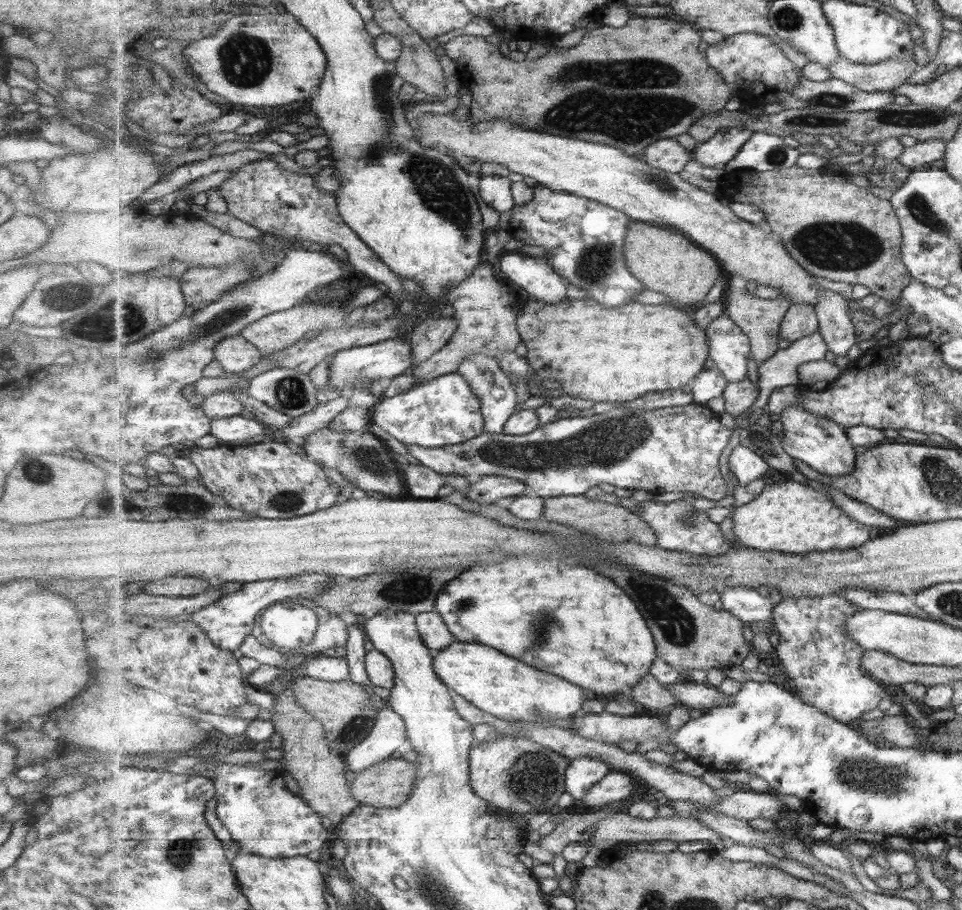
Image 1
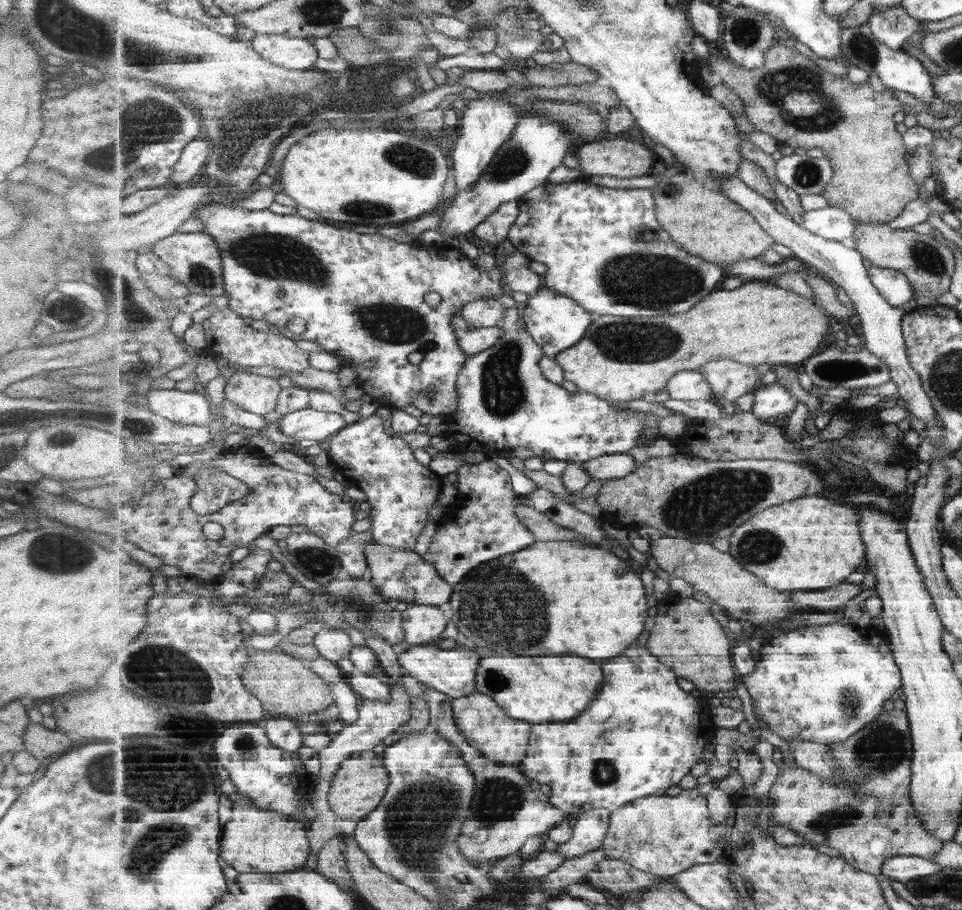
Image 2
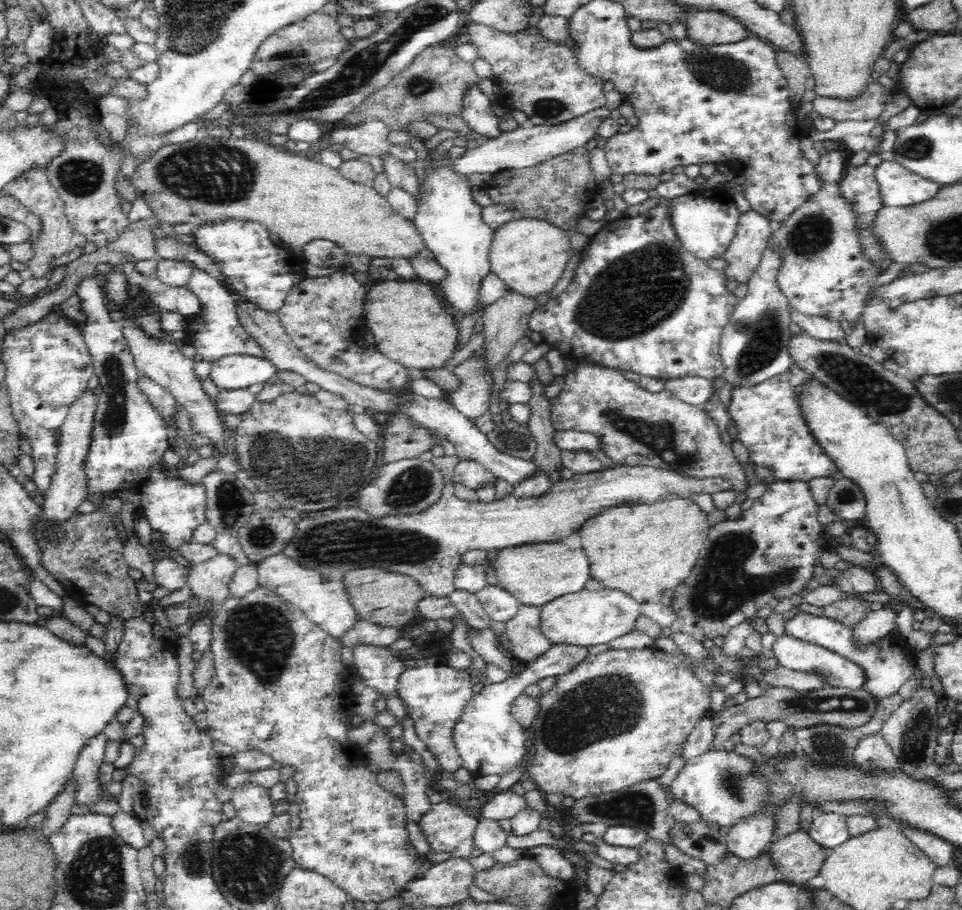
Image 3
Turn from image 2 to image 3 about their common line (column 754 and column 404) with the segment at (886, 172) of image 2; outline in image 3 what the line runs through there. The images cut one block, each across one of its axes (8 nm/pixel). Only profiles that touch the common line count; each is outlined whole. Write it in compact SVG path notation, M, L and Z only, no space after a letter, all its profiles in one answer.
M449 42L426 48L408 68L394 76L386 86L365 98L343 119L355 125L369 120L383 120L390 130L404 130L408 124L422 121L426 113L460 114L464 108L464 96L481 79L474 72L472 62L464 62L459 58L455 48Z

